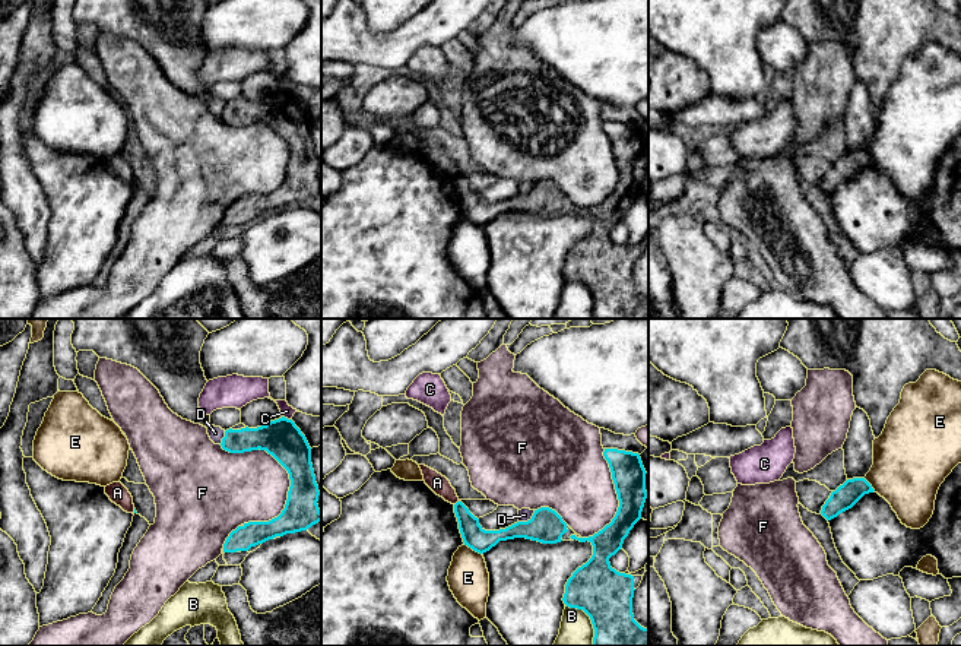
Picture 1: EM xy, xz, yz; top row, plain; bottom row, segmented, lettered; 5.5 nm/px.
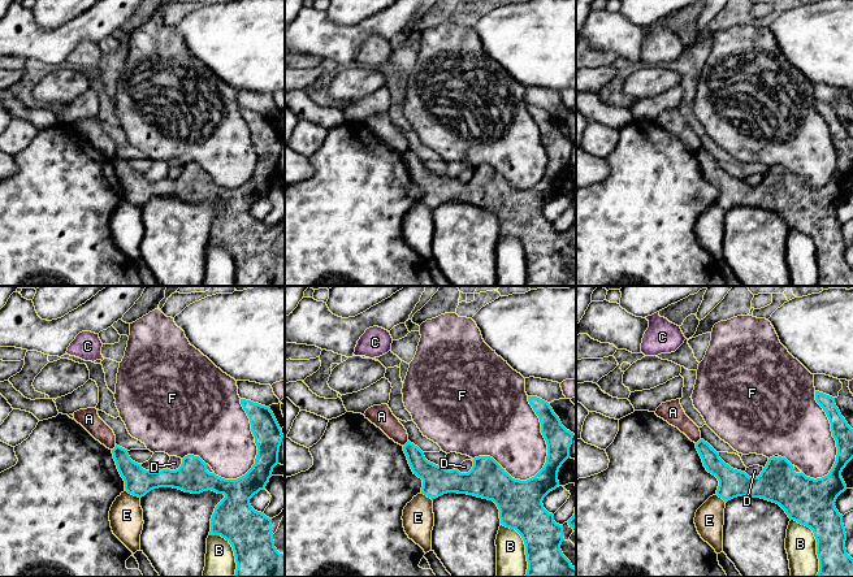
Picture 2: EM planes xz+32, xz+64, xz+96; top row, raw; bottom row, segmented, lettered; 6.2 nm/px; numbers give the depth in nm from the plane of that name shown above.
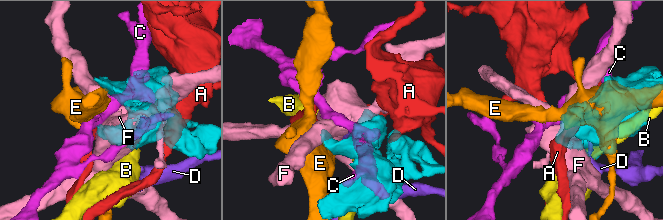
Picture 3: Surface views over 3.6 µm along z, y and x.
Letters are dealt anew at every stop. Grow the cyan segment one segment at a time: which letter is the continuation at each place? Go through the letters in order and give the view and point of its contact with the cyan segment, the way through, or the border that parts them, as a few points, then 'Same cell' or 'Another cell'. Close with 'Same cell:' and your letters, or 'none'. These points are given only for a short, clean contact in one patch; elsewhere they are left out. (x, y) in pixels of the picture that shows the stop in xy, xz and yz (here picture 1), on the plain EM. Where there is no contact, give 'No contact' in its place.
A: Touches cyan at xz (456, 176). Boundary: xz (457, 173), (454, 177). Another cell
B: Touches cyan at xz (590, 291). Another cell
C: Touches cyan at xy (286, 91). Another cell
D: Touches cyan at xz (527, 193). Another cell
E: Touches cyan at xz (472, 221). Boundary: xz (463, 217), (481, 227). Another cell
F: Touches cyan at xy (276, 132). Another cell
Same cell: none

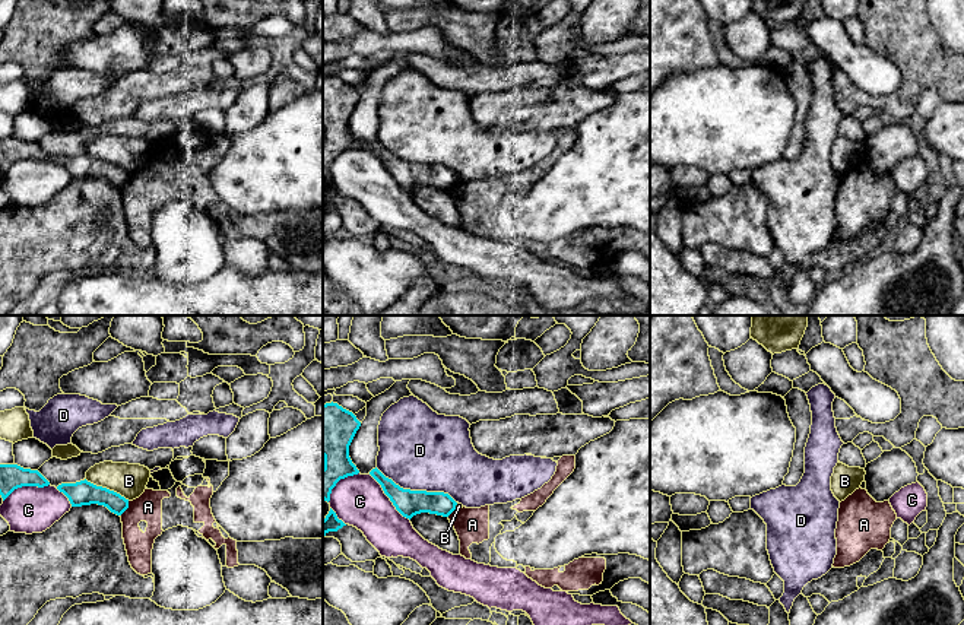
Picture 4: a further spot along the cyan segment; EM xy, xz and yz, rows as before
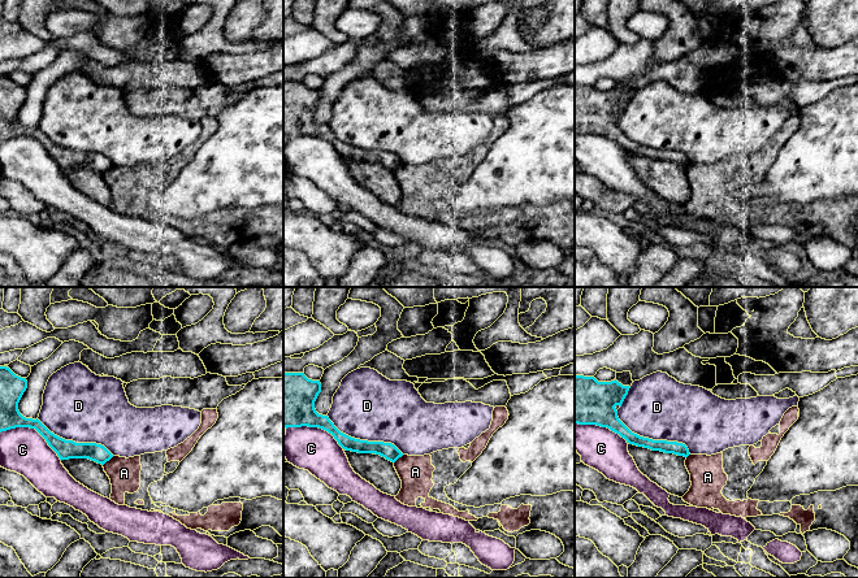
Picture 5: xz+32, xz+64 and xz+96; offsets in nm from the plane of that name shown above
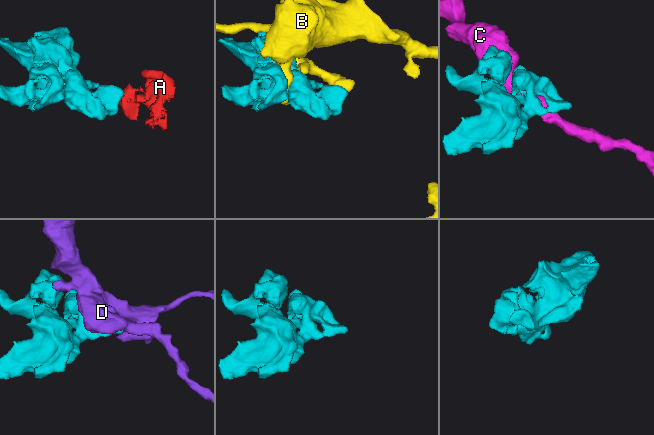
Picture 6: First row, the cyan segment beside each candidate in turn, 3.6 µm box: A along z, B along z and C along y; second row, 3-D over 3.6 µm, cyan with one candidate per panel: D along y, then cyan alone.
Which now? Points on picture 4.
A: Touches cyan at xy (126, 181). Boundary: xy (129, 174), (129, 178), (120, 189). Another cell
B: Touches cyan at xy (105, 161). Another cell
C: Touches cyan at xz (389, 170). Another cell
D: Touches cyan at xz (417, 164). Another cell
Same cell: none

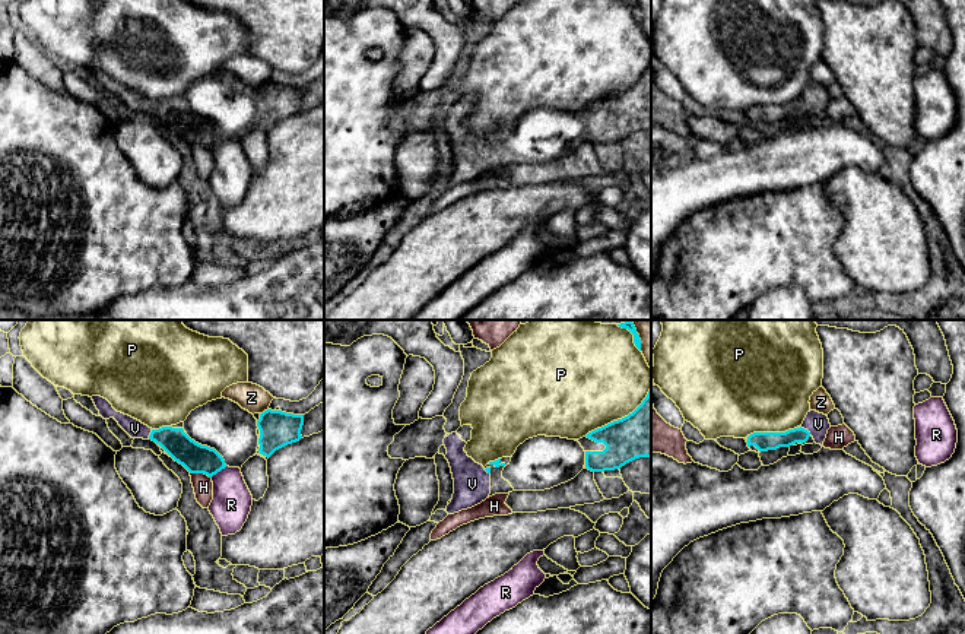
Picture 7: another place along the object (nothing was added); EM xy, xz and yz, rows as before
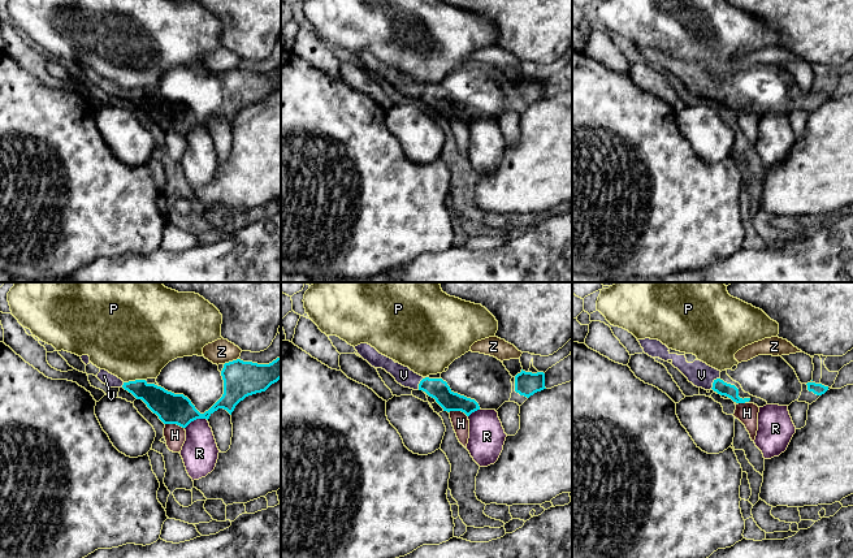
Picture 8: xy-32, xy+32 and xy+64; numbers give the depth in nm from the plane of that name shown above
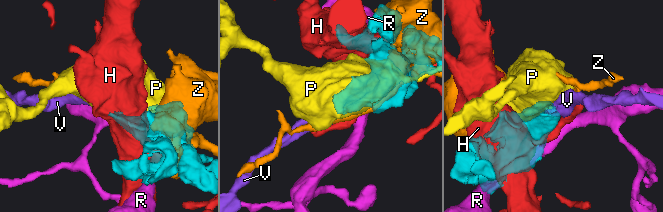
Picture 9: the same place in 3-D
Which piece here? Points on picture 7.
H: Touches cyan at xy (200, 145). Another cell
P: Touches cyan at xz (619, 92). Another cell
R: Touches cyan at xy (218, 143). Another cell
V: Touches cyan at yz (806, 102). Path across: yz (764, 114), (786, 113), (806, 102), (818, 97). Same cell
Z: Touches cyan at xy (264, 83). Another cell
Same cell: V

